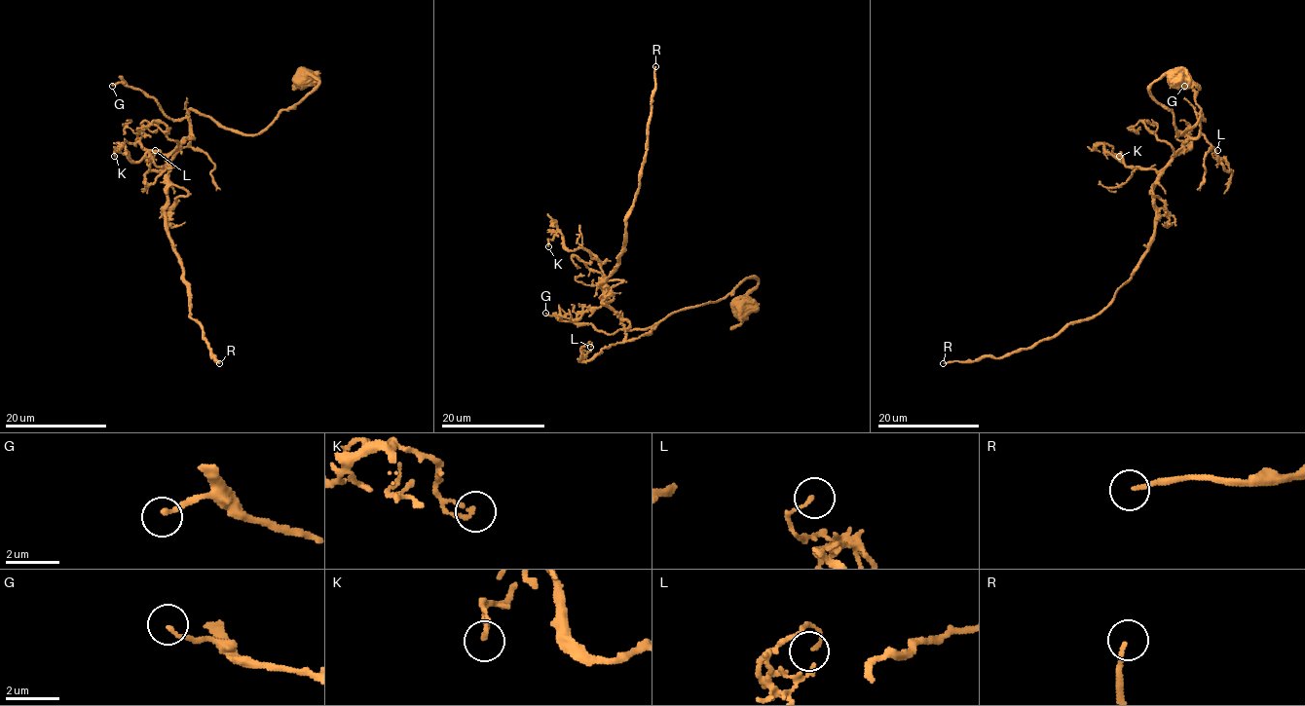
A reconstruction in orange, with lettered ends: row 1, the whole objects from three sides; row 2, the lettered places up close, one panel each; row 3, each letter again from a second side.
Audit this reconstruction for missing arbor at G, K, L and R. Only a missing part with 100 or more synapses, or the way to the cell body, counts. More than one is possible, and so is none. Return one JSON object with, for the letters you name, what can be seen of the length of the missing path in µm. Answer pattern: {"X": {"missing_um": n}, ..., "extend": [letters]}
{"R": {"missing_um": 250}, "extend": ["R"]}

